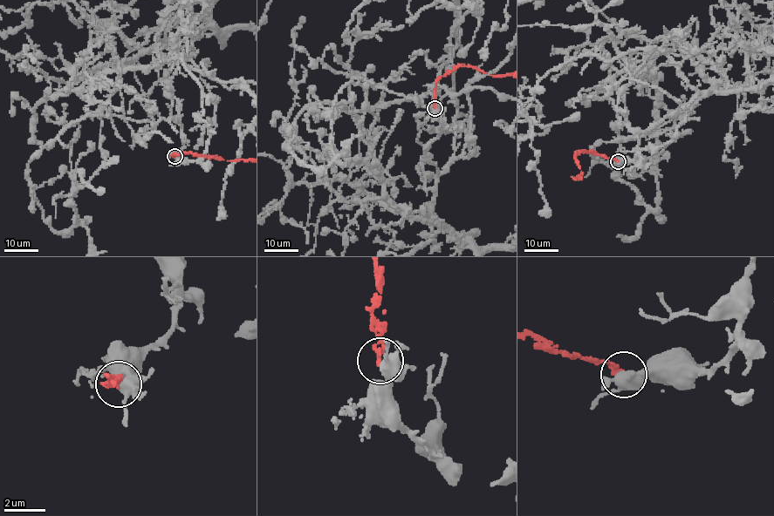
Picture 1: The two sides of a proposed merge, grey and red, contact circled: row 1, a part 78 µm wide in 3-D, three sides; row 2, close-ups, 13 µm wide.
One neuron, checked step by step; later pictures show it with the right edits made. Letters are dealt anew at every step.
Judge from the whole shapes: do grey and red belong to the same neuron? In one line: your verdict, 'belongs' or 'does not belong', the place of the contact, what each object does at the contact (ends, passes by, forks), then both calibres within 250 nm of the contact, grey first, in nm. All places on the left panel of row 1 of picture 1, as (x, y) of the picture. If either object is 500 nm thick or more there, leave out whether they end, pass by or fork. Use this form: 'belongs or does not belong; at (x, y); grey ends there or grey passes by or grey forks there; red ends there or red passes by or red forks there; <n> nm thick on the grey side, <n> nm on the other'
does not belong; at (174, 156); grey forks there; red ends there; 400 nm thick on the grey side, 240 nm on the other

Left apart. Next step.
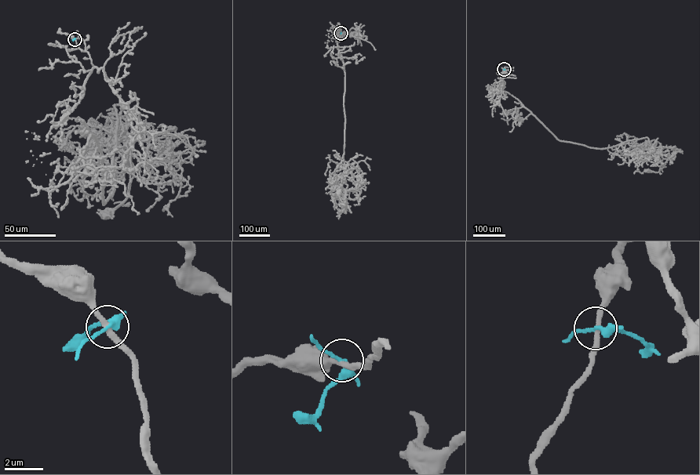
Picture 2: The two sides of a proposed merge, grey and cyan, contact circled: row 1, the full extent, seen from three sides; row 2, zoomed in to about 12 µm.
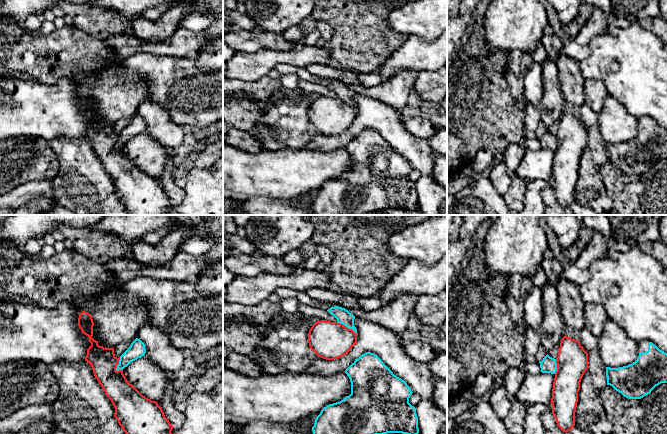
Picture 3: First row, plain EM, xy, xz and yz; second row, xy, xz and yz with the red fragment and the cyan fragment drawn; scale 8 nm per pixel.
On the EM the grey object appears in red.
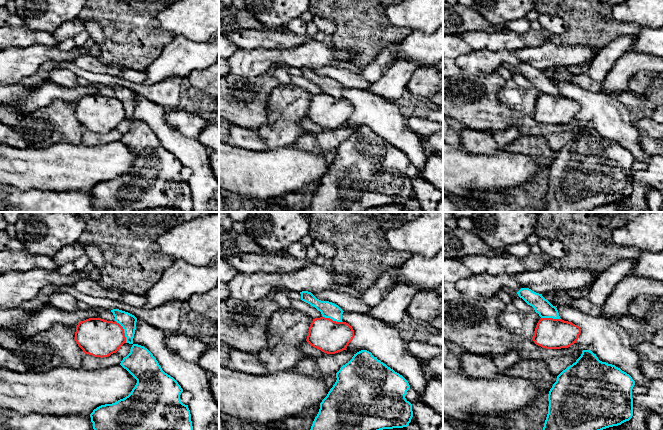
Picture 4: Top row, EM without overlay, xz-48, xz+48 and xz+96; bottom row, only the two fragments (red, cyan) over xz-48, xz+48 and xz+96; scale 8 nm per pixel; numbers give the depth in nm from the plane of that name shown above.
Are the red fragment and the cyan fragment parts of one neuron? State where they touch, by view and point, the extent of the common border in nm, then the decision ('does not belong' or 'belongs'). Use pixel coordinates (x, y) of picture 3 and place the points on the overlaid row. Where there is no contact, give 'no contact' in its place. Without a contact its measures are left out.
meets red in xy at (118, 363); contact 120 nm long; does not belong

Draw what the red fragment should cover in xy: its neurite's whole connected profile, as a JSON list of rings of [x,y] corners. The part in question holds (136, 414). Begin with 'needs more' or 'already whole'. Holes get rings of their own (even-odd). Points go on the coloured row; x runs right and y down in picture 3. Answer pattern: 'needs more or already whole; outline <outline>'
already whole; outline [[[82,311],[78,318],[78,326],[82,333],[89,337],[91,346],[87,349],[85,361],[93,370],[95,378],[98,380],[106,396],[111,400],[114,408],[114,417],[118,420],[126,434],[172,434],[174,428],[165,417],[162,408],[156,401],[152,401],[143,396],[134,385],[130,384],[123,374],[123,369],[117,371],[120,357],[114,354],[114,348],[104,348],[98,345],[98,341],[92,338],[94,322],[92,316]]]

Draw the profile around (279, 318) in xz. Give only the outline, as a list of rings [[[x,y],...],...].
[[[283,312],[277,314],[276,316],[274,316],[271,319],[269,325],[267,326],[266,333],[268,334],[268,333],[272,332],[277,325],[279,325],[280,323],[286,322],[286,321],[287,321],[287,319]]]

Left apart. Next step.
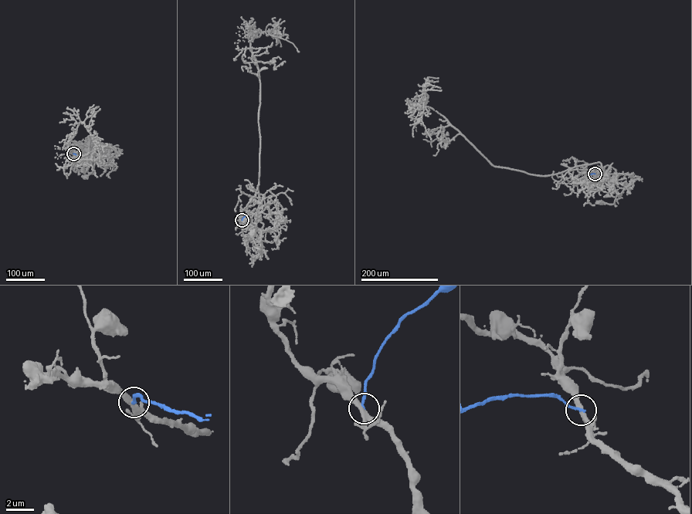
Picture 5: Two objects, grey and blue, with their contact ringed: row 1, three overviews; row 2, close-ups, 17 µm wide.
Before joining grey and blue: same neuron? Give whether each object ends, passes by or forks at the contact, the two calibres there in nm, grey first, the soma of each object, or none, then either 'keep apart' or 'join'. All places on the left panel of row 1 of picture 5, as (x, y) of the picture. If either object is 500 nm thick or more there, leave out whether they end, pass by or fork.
grey passes by; blue ends there; 380 nm thick on the grey side, 180 nm on the other; cell body of grey at (85, 177); no cell body on blue; keep apart

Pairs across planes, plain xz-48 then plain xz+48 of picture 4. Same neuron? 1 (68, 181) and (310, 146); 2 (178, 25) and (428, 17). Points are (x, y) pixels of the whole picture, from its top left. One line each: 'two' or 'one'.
1: two
2: one

